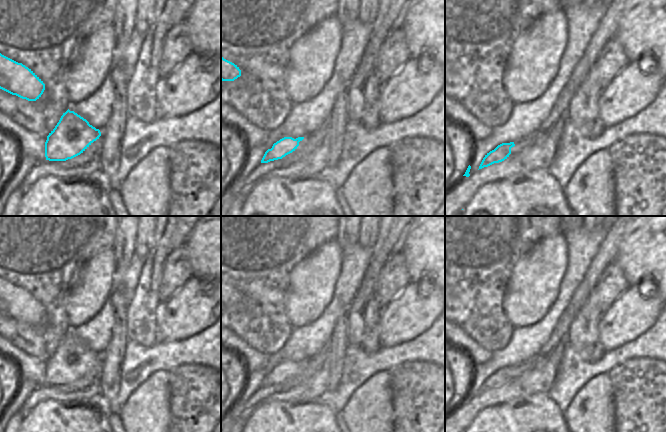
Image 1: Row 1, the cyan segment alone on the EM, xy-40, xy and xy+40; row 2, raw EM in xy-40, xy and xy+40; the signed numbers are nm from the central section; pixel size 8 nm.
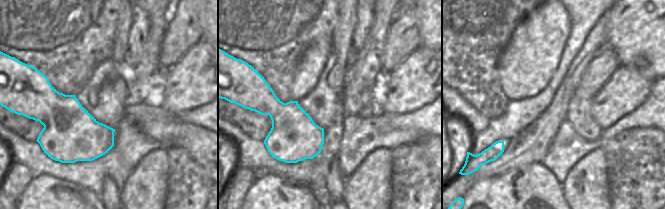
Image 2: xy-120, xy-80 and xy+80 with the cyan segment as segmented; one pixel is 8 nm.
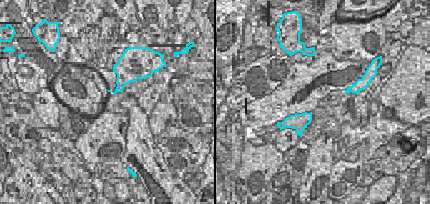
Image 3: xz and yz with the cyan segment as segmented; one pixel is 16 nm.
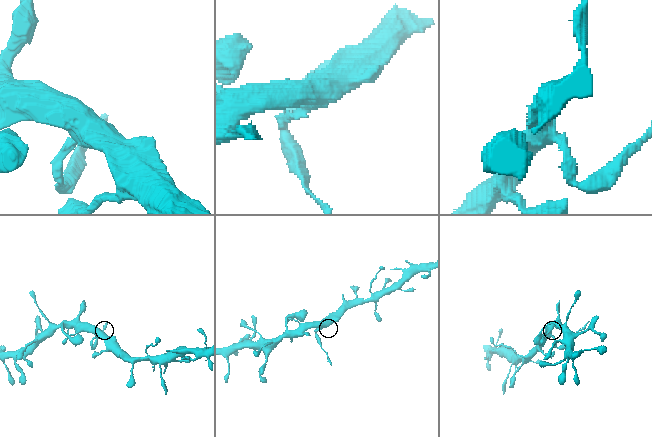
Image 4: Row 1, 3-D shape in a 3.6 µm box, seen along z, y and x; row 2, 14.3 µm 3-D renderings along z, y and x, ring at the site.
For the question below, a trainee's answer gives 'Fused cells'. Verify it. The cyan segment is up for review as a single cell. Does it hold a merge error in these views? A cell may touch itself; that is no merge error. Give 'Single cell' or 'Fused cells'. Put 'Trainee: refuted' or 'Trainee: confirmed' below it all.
Fused cells.
Trainee: confirmed

